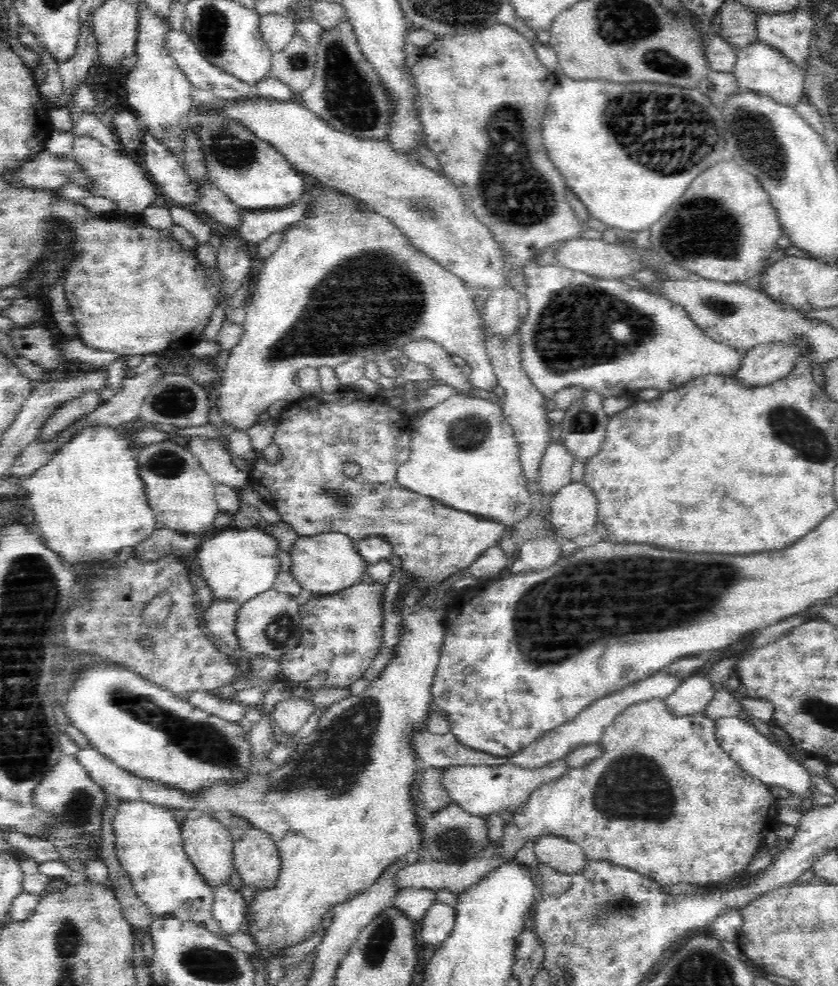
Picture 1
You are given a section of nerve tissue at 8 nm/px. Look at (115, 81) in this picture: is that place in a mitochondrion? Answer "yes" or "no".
no

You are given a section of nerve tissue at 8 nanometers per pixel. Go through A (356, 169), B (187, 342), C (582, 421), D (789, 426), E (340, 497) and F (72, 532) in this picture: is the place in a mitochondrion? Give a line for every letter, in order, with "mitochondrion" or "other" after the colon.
A: other
B: other
C: mitochondrion
D: mitochondrion
E: mitochondrion
F: other

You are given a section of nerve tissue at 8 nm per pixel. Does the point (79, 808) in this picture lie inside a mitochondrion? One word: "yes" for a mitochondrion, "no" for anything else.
yes

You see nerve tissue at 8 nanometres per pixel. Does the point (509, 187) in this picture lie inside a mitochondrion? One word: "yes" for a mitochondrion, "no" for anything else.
yes

